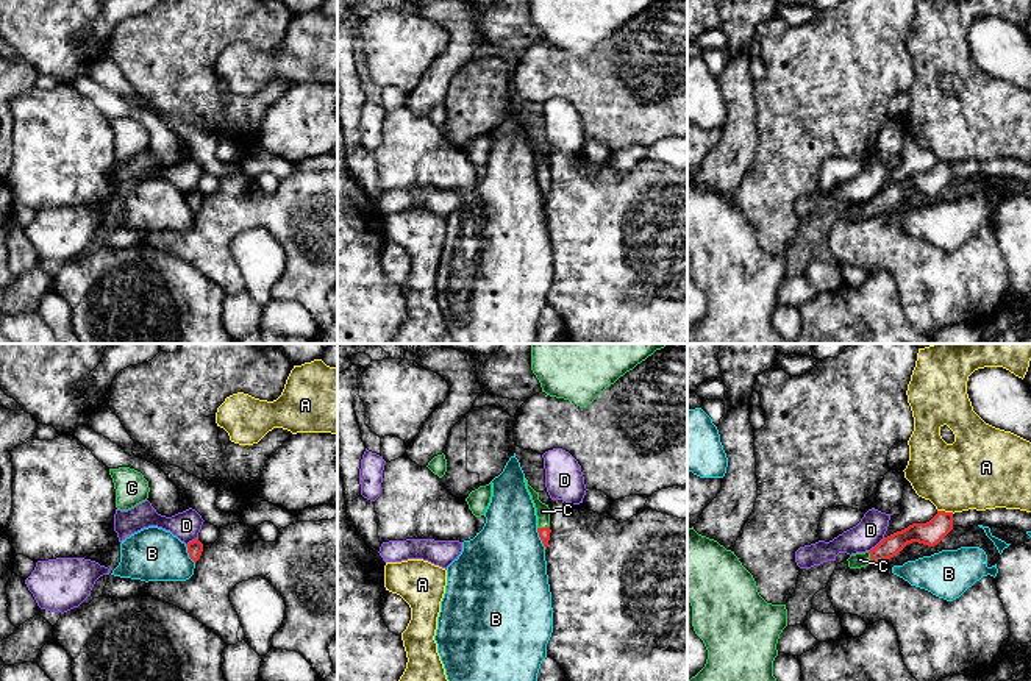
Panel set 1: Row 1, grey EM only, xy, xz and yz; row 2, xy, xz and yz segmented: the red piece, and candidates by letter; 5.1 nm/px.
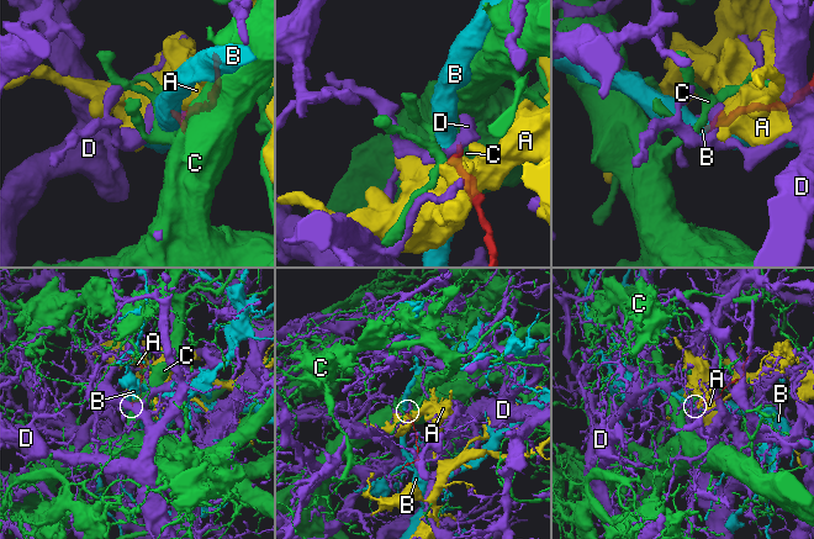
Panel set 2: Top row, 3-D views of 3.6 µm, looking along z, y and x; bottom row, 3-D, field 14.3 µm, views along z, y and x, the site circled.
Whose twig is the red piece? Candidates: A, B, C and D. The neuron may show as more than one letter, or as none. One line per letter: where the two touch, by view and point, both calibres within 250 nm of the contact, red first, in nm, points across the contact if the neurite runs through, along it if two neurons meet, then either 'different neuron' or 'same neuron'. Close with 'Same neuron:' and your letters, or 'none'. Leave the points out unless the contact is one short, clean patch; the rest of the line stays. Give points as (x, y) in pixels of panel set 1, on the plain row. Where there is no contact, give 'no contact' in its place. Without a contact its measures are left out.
A: meets red in yz at (944, 161); 120 nm thick on the red side, 360 nm on the other; different neuron
B: meets red in xz at (541, 189); 60 nm thick on the red side, 440 nm on the other; border along xz (536, 178), (545, 199); different neuron
C: meets red in yz at (870, 208); 110 nm thick on the red side, 80 nm on the other; runs through yz (891, 196), (870, 208), (859, 210); same neuron
D: meets red in yz at (878, 194); 110 nm thick on the red side, 150 nm on the other; border along yz (884, 188), (869, 202); different neuron
Same neuron: C

